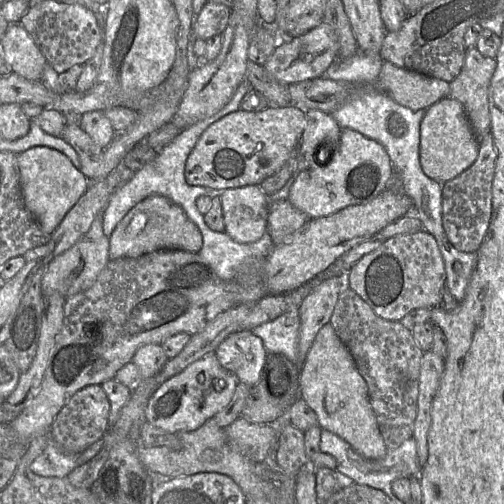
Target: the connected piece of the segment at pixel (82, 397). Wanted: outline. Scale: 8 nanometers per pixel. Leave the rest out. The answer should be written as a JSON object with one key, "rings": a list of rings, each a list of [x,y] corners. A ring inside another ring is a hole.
{"rings":[[[90,385],[75,393],[55,417],[50,436],[64,453],[80,454],[101,440],[110,429],[110,402],[101,385]]]}

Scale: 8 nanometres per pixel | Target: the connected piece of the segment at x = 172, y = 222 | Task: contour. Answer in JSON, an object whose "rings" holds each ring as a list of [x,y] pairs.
{"rings":[[[154,194],[137,203],[117,224],[109,236],[110,260],[139,257],[160,249],[181,249],[198,253],[203,237],[185,211],[169,198]]]}

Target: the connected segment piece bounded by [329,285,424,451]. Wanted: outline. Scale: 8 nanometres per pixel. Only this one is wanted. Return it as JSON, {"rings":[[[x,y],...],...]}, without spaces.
{"rings":[[[348,285],[340,292],[329,323],[336,335],[350,351],[357,369],[368,386],[368,397],[379,431],[387,450],[393,450],[414,438],[414,426],[418,412],[420,368],[424,352],[416,343],[412,330],[400,321],[389,321],[379,317],[373,309]]]}

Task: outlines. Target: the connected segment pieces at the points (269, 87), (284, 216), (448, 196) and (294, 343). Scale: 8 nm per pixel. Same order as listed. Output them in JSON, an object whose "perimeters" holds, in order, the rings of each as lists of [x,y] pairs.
{"perimeters":[[[[247,62],[246,79],[251,89],[259,91],[267,100],[269,107],[287,107],[291,105],[288,89],[284,84],[273,78],[264,65]]],[[[288,199],[270,202],[267,214],[267,232],[273,245],[277,246],[285,242],[310,219],[306,213],[293,206]]],[[[491,133],[478,139],[478,155],[474,163],[454,179],[442,184],[442,221],[449,242],[460,252],[476,252],[488,231],[492,214],[492,182],[497,151]]],[[[296,308],[254,327],[251,332],[262,340],[268,353],[282,354],[298,364],[299,330],[299,308]]]]}

